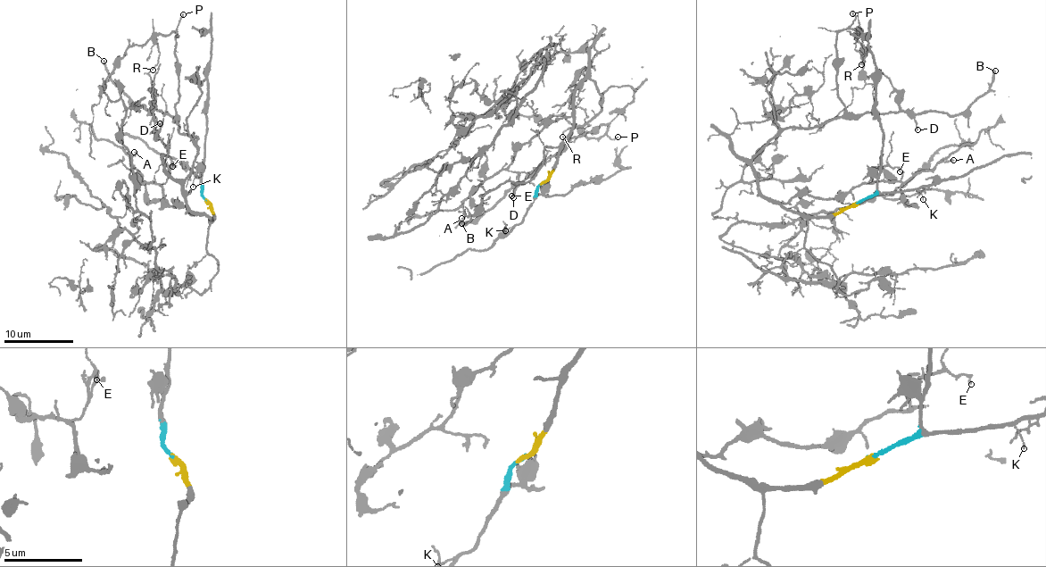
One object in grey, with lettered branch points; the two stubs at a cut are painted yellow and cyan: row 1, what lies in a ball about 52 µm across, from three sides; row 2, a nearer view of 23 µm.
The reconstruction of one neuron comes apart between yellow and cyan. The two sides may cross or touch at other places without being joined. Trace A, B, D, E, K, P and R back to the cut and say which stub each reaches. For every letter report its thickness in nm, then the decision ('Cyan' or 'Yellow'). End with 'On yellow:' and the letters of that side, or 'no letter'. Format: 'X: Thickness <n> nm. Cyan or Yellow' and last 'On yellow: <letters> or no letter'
A: Thickness 170 nm. Yellow
B: Thickness 220 nm. Yellow
D: Thickness 120 nm. Yellow
E: Thickness 160 nm. Yellow
K: Thickness 100 nm. Cyan
P: Thickness 140 nm. Yellow
R: Thickness 110 nm. Yellow
On yellow: A, B, D, E, P, R

